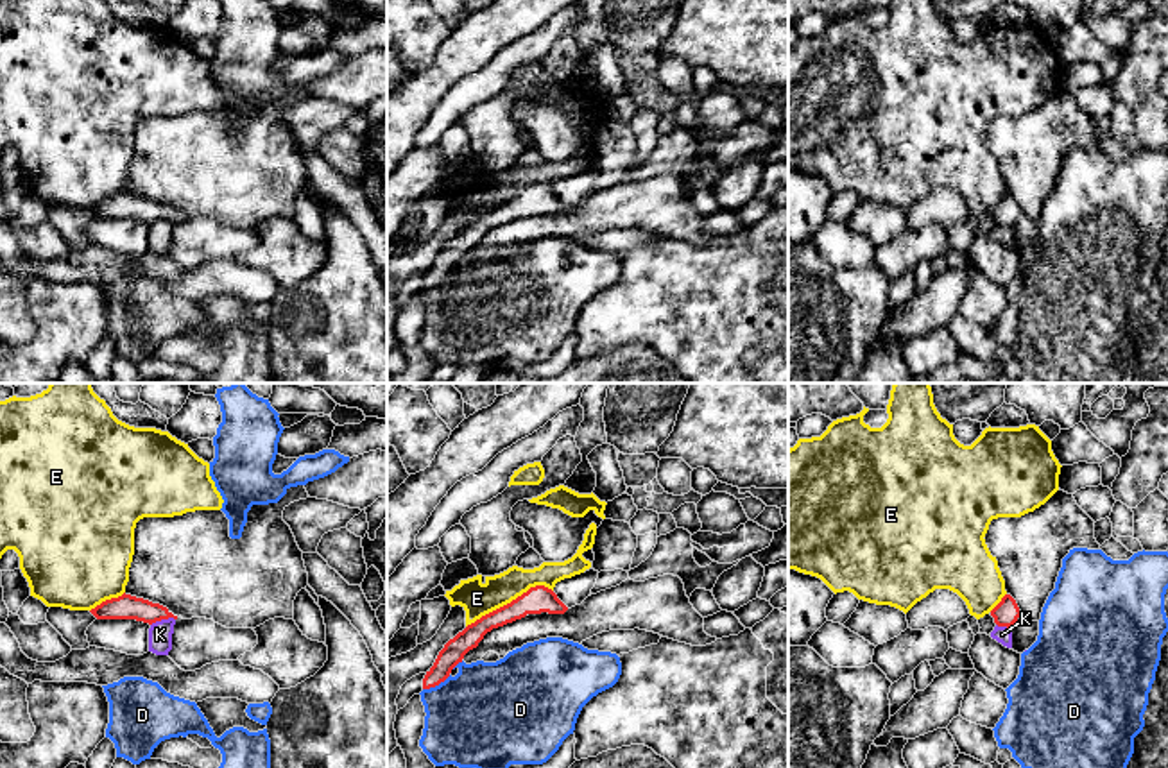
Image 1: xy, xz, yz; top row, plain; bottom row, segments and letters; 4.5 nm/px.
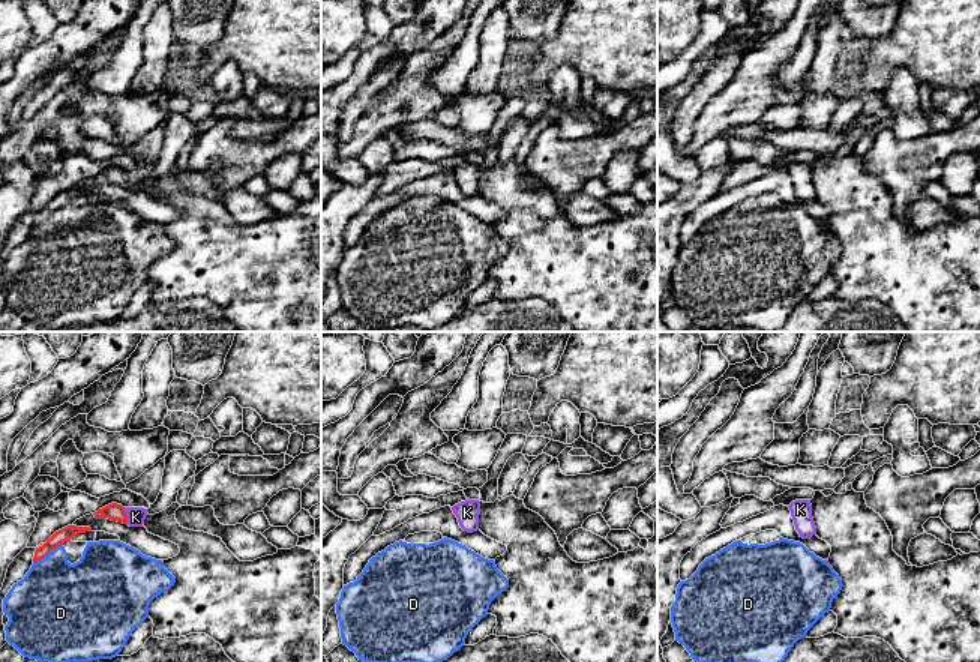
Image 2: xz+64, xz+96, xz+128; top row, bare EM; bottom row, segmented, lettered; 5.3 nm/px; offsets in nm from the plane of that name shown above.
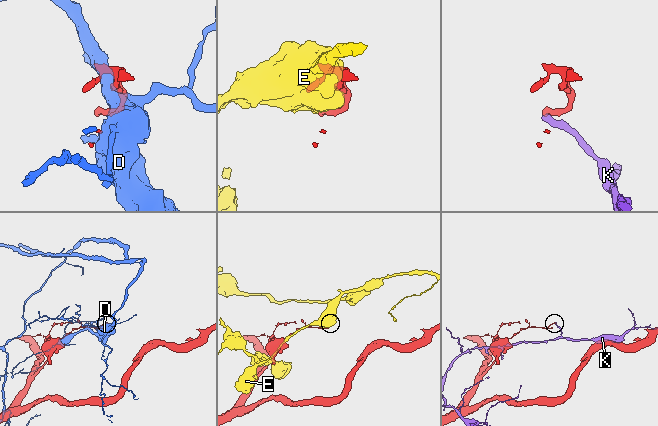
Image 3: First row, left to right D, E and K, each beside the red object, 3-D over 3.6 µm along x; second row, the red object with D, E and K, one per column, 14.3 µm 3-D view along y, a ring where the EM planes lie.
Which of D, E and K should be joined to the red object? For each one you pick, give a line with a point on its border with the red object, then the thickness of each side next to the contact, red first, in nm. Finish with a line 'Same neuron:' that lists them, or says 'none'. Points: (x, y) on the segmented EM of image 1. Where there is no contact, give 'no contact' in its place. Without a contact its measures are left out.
Same neuron: none

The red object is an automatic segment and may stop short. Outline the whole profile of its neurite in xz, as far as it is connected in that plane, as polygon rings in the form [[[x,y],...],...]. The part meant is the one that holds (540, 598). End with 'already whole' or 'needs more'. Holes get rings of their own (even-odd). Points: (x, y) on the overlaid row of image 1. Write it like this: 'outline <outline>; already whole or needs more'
outline [[[545,585],[530,587],[511,603],[482,616],[475,623],[468,625],[462,632],[459,632],[453,639],[450,639],[439,652],[434,666],[426,671],[423,678],[423,689],[430,689],[444,682],[451,670],[462,662],[464,655],[477,648],[484,636],[493,628],[521,619],[527,614],[564,614],[566,610],[568,607],[552,589]]]; already whole

